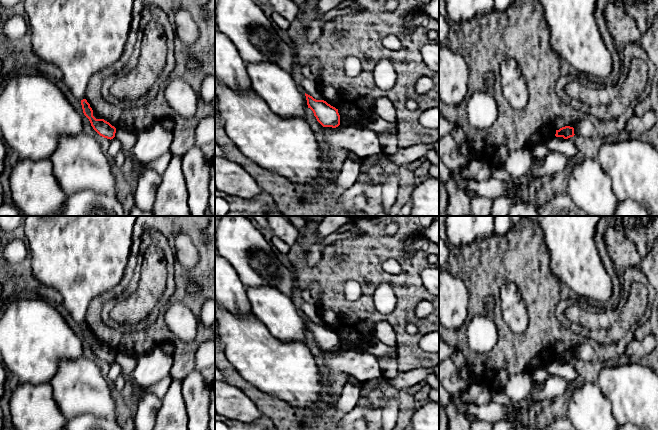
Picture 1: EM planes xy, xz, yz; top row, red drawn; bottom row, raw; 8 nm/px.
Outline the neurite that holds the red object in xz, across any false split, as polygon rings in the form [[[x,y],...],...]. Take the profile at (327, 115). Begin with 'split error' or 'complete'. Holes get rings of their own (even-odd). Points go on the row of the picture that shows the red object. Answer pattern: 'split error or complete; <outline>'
complete; [[[305,93],[308,108],[310,108],[317,121],[323,127],[336,128],[340,125],[340,115],[338,109],[331,106],[324,100],[316,100]]]

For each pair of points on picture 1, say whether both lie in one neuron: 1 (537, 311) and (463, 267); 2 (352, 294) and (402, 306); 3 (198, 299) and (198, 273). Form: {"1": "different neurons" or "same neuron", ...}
{"1": "same neuron", "2": "different neurons", "3": "same neuron"}

